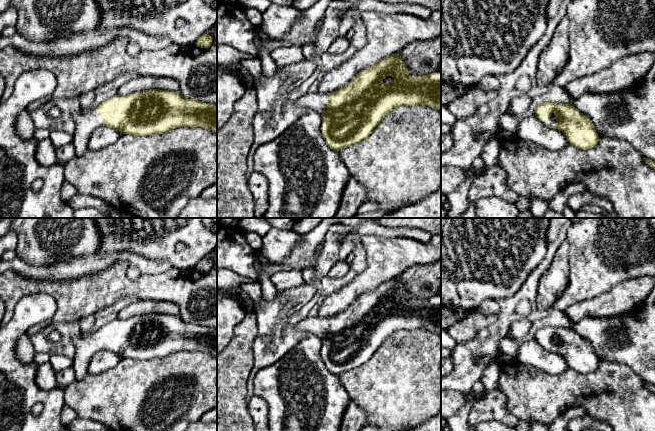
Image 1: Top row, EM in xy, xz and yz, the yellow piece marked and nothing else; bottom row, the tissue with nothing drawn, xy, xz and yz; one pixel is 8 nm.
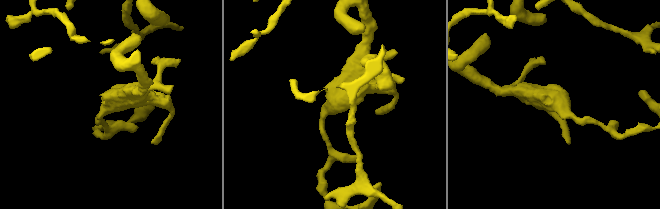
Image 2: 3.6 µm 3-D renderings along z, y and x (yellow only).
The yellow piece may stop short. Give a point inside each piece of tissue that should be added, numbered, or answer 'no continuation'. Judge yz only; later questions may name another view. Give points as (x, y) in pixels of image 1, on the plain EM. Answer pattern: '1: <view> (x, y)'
1: yz (551, 344)

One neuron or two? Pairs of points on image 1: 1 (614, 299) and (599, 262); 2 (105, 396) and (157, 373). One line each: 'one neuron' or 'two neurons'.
1: two neurons
2: one neuron

